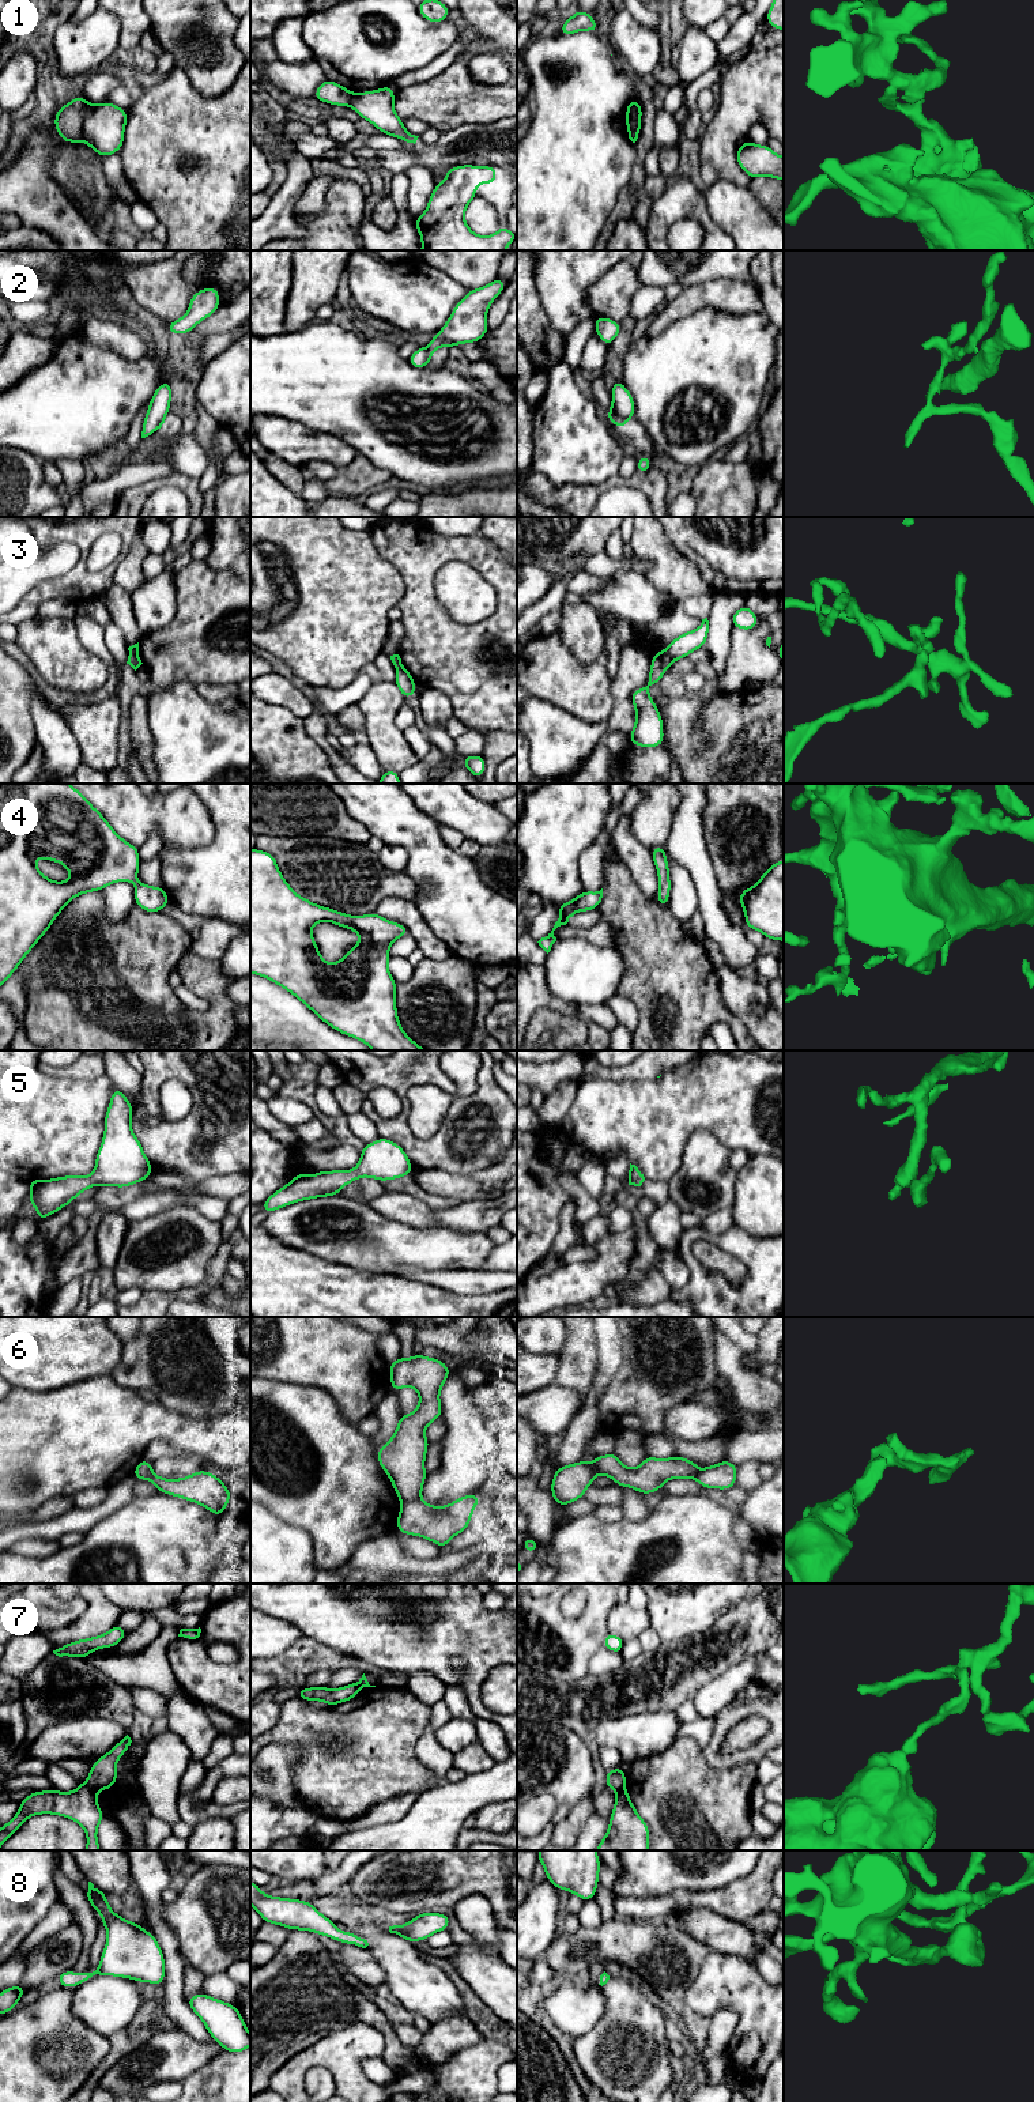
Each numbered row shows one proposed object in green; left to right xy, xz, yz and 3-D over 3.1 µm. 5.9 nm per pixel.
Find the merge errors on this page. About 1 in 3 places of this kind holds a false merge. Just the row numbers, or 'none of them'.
1, 2, 3, 7

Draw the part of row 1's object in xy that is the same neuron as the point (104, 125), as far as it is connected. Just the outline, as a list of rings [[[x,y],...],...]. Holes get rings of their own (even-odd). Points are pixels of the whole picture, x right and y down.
[[[87,102],[83,141],[102,158],[116,154],[124,144],[127,118],[127,110],[112,102],[101,105]]]

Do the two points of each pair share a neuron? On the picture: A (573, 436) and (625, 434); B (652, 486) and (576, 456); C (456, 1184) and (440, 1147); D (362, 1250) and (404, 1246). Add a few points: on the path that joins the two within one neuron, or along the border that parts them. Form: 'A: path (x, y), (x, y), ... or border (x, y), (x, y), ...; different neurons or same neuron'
A: border (618, 437), (626, 445); different neurons
B: border (616, 474), (596, 485), (587, 485); different neurons
C: border (423, 1169), (438, 1169), (464, 1176), (483, 1172); different neurons
D: path (373, 1246), (393, 1246); same neuron

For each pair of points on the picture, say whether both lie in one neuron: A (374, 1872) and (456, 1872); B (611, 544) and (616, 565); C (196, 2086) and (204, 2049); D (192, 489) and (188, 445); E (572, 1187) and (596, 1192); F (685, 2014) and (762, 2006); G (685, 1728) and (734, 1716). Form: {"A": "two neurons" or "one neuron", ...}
{"A": "one neuron", "B": "two neurons", "C": "two neurons", "D": "two neurons", "E": "two neurons", "F": "two neurons", "G": "two neurons"}

